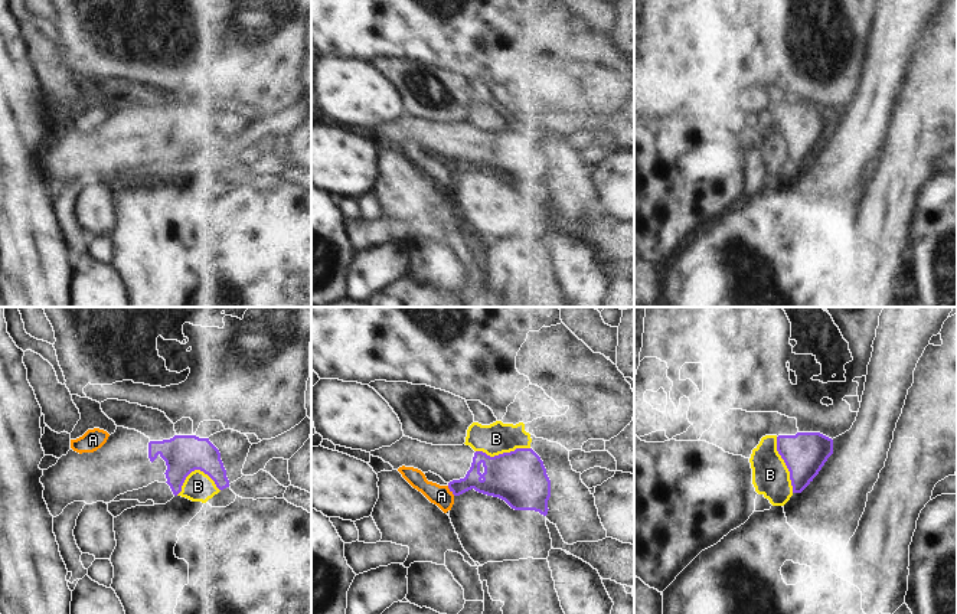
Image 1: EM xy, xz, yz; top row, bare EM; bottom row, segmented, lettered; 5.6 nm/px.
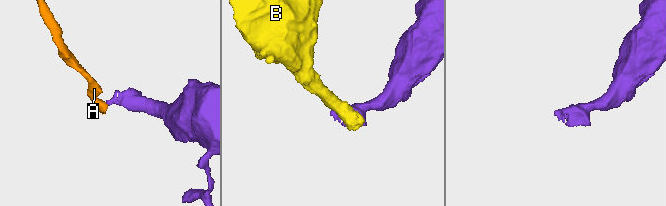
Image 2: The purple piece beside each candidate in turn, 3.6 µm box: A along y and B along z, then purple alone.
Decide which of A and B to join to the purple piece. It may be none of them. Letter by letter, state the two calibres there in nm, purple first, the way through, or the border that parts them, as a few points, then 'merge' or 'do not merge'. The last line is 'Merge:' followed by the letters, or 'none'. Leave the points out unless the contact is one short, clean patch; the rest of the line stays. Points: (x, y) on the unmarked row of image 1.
A: 140 nm thick on the purple side, 120 nm on the other; do not merge
B: 240 nm thick on the purple side, 200 nm on the other; border along yz (776, 114), (776, 127), (789, 149), (793, 169); do not merge
Merge: none

